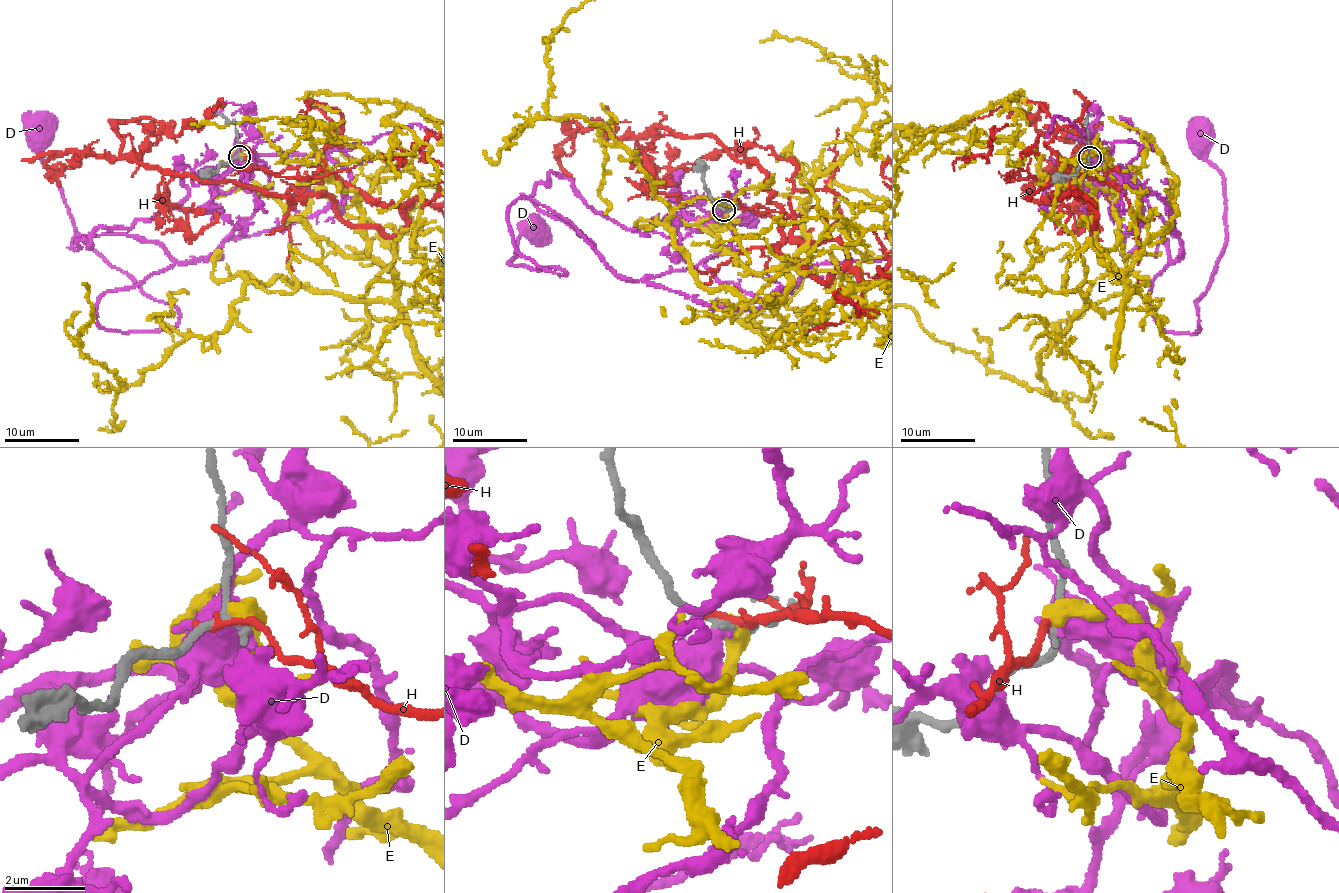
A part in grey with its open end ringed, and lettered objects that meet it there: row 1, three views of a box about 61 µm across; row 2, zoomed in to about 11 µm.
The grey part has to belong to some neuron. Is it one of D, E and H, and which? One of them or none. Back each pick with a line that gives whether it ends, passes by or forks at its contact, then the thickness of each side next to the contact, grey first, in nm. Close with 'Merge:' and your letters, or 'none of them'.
D: it ends there; 200 nm thick on the grey side, 400 nm on the other
Merge: D

